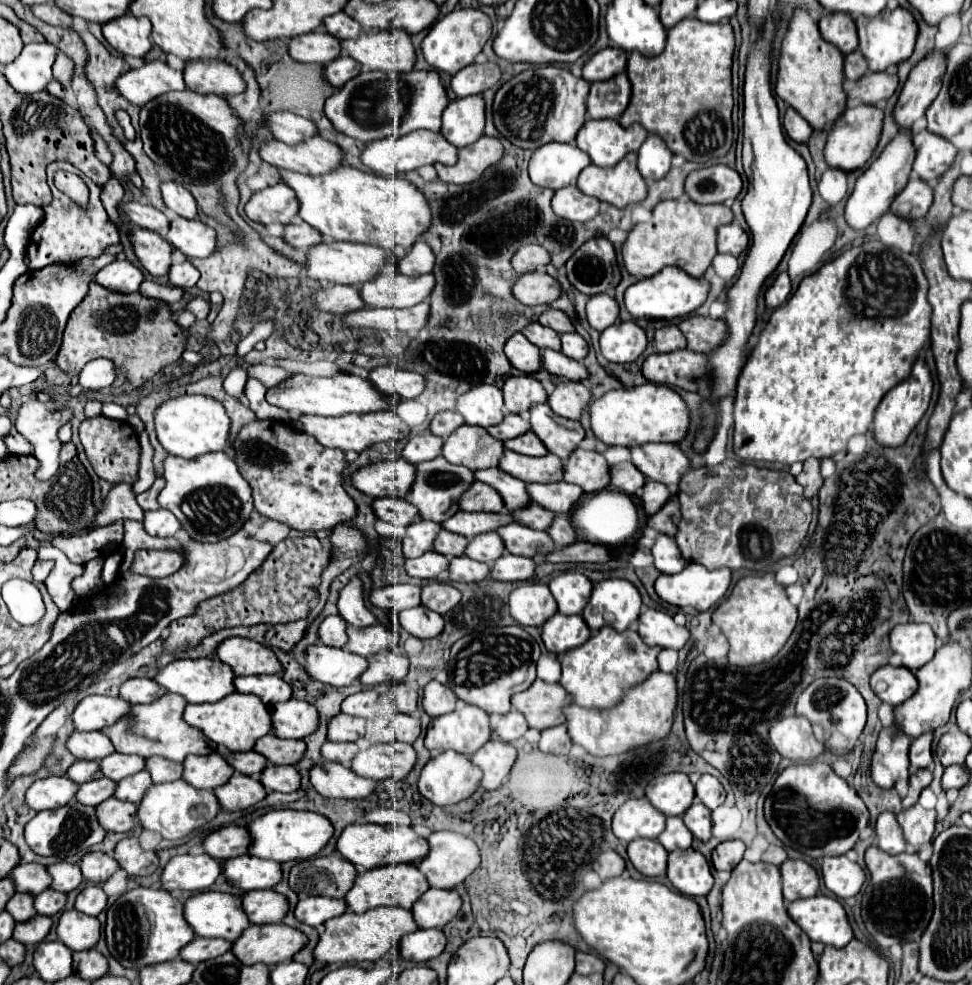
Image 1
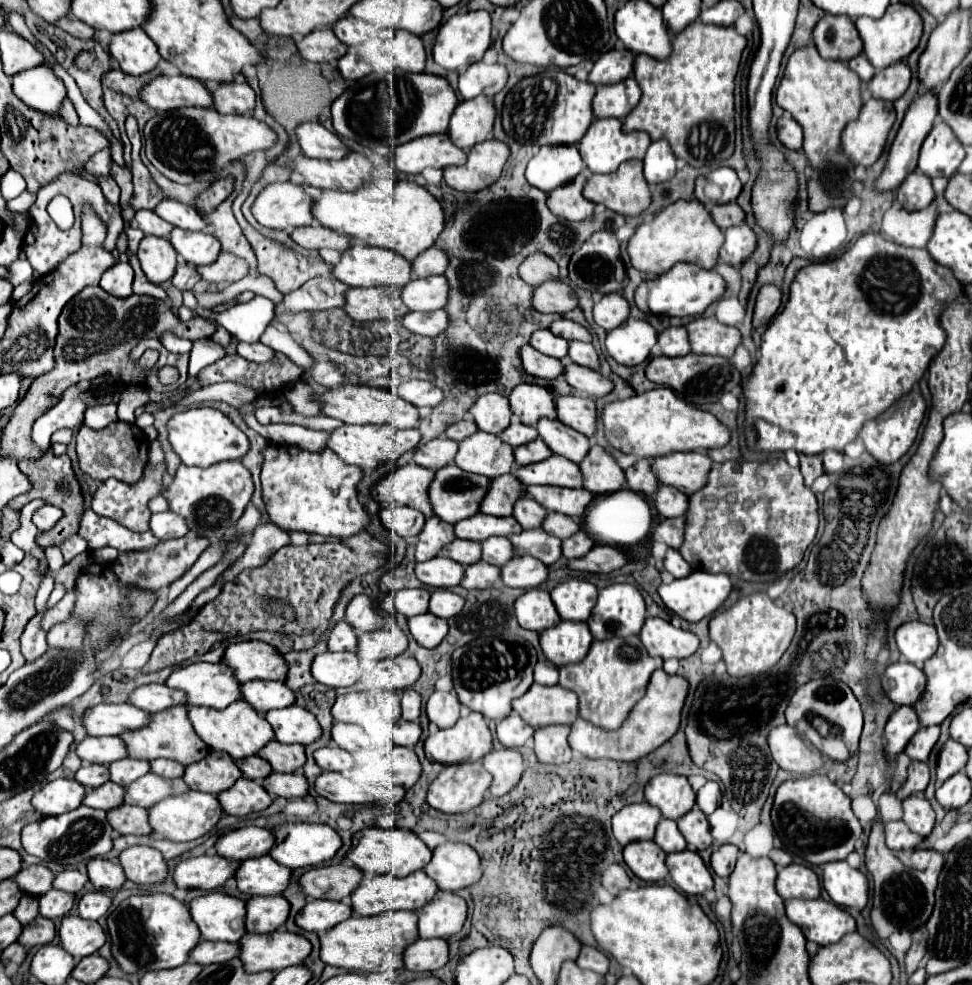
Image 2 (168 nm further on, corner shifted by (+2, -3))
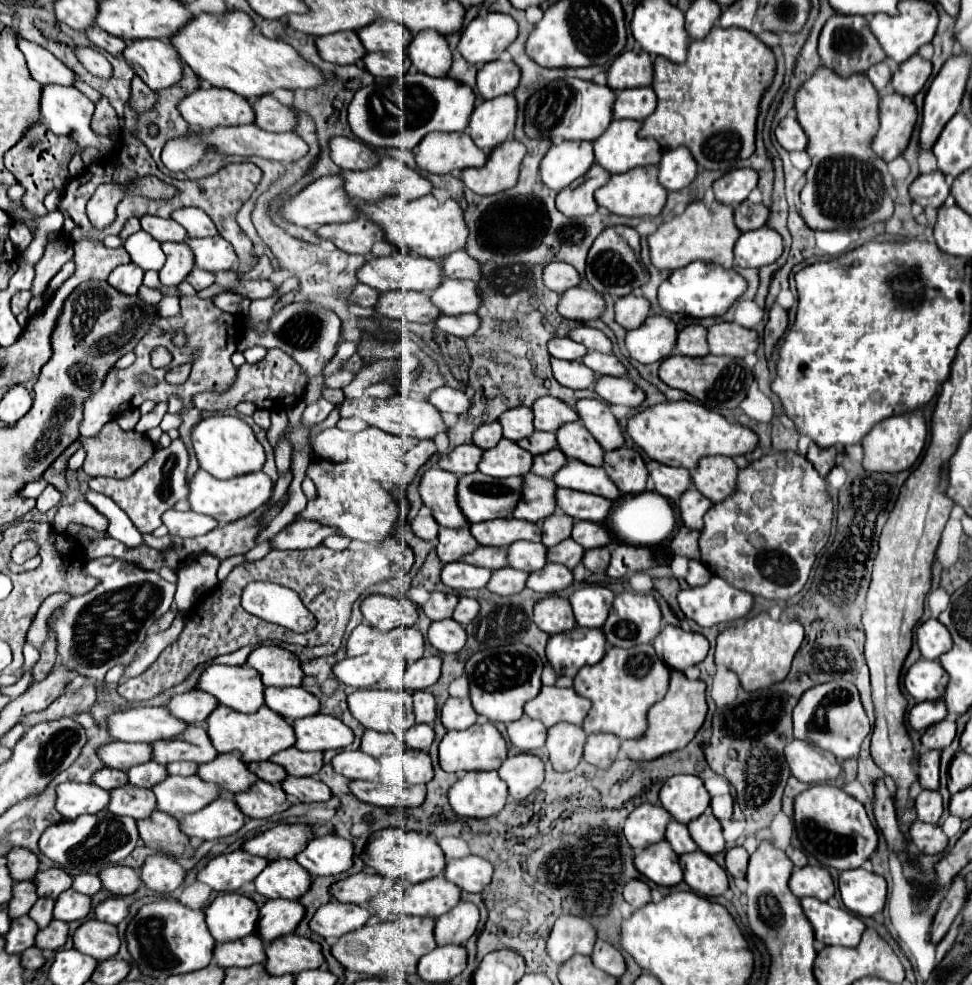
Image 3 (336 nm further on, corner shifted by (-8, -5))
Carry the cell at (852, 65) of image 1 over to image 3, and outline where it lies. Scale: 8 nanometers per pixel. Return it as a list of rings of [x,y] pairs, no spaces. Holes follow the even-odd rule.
[[[879,62],[879,64],[871,66],[865,74],[867,74],[867,78],[873,82],[873,86],[875,86],[877,90],[885,88],[885,86],[889,84],[889,78],[891,78],[891,70],[887,68],[885,62]]]

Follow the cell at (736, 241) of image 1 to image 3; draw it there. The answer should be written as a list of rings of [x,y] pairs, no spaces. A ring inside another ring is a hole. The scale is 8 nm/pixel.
[[[763,226],[759,230],[743,232],[735,244],[735,262],[741,268],[761,268],[773,264],[783,252],[781,236]]]

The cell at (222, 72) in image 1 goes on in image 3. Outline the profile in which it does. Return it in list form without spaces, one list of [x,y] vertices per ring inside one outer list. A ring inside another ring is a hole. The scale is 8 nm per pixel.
[[[269,94],[253,100],[251,108],[253,108],[253,114],[255,114],[255,124],[263,130],[287,132],[287,130],[293,130],[295,124],[297,124],[295,112],[289,106],[283,106],[281,102],[277,102]]]

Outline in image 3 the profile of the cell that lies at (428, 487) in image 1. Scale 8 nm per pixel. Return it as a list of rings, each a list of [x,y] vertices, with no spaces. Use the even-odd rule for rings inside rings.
[[[463,474],[457,484],[457,502],[469,524],[509,518],[521,496],[521,478],[489,478],[485,474]]]

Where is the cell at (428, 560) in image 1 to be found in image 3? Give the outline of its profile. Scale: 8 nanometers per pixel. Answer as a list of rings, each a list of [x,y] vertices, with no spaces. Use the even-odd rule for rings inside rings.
[[[465,562],[445,564],[441,570],[441,582],[453,590],[469,590],[469,588],[485,588],[491,578],[491,570],[477,568]]]

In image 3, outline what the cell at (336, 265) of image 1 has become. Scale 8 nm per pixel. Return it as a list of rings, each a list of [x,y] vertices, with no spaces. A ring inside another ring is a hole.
[[[395,250],[389,256],[381,256],[375,260],[365,262],[357,270],[357,280],[361,284],[367,284],[379,292],[385,290],[417,290],[417,292],[431,292],[441,284],[441,266],[437,266],[437,260],[429,260],[423,256],[405,254],[401,250]]]

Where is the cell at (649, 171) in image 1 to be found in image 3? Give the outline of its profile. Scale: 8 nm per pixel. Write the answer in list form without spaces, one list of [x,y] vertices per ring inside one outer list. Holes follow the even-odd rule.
[[[685,146],[667,150],[659,162],[659,184],[665,190],[681,190],[693,182],[697,174],[697,162]]]

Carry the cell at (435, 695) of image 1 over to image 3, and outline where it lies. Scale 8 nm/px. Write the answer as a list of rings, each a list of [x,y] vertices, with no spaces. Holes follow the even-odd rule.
[[[447,698],[441,708],[441,722],[447,730],[467,730],[477,720],[469,698]]]

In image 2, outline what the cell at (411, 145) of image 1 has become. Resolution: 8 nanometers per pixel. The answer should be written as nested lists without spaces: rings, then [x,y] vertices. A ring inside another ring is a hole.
[[[447,134],[415,138],[395,150],[397,170],[405,174],[419,174],[425,168],[461,166],[467,162],[467,152],[457,148]]]

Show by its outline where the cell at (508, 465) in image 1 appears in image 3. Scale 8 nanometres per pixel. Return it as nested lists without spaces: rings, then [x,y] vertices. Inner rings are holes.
[[[567,458],[567,464],[553,476],[553,482],[559,488],[599,494],[609,500],[617,500],[621,496],[621,492],[617,490],[617,486],[613,486],[605,470],[589,466],[577,458]]]

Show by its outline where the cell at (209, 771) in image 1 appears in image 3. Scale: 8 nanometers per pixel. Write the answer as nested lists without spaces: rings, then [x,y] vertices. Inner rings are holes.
[[[237,752],[219,754],[213,762],[201,764],[197,776],[205,782],[217,784],[225,794],[245,792],[253,782],[257,782],[257,776],[247,770],[247,764],[241,762]]]

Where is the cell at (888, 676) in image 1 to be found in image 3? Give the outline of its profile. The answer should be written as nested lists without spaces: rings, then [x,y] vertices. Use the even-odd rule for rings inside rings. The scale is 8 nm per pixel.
[[[917,660],[905,674],[905,688],[917,700],[937,700],[943,696],[949,676],[937,660]]]

